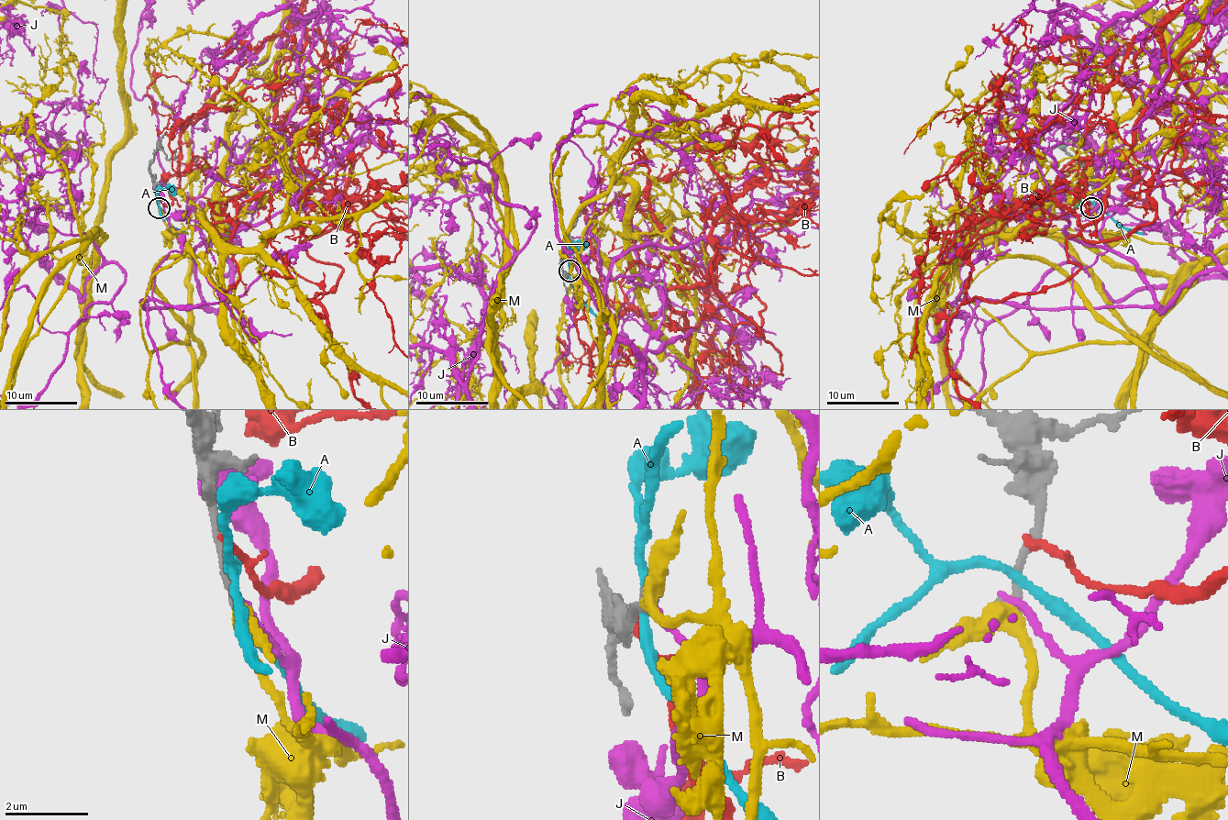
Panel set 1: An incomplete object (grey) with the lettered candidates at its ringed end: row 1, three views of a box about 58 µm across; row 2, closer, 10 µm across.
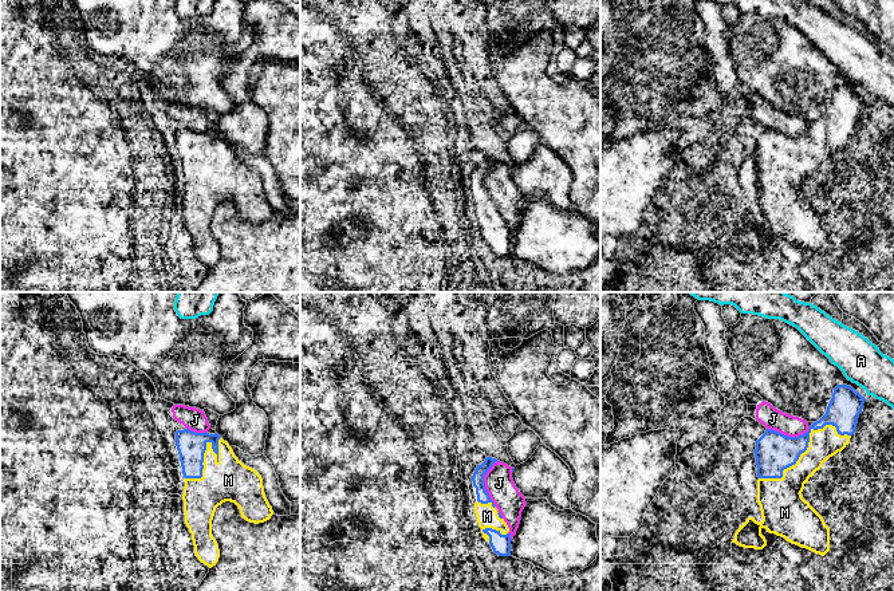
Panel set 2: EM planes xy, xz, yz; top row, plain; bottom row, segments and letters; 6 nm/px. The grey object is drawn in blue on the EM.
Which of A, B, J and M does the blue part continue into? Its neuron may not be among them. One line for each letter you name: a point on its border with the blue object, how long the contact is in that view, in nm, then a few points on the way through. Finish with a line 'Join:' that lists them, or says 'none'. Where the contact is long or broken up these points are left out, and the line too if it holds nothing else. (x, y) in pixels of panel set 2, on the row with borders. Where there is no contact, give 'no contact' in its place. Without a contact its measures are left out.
M: contact yz (807, 446); length 600 nm
Join: M

